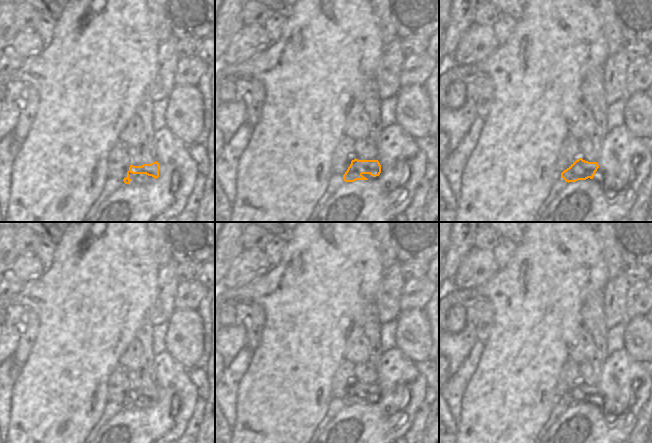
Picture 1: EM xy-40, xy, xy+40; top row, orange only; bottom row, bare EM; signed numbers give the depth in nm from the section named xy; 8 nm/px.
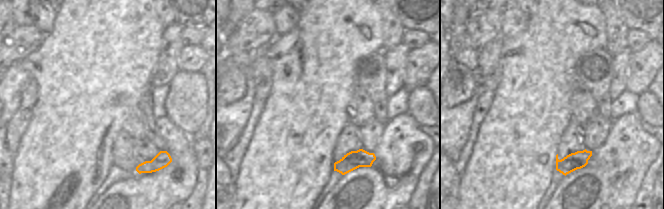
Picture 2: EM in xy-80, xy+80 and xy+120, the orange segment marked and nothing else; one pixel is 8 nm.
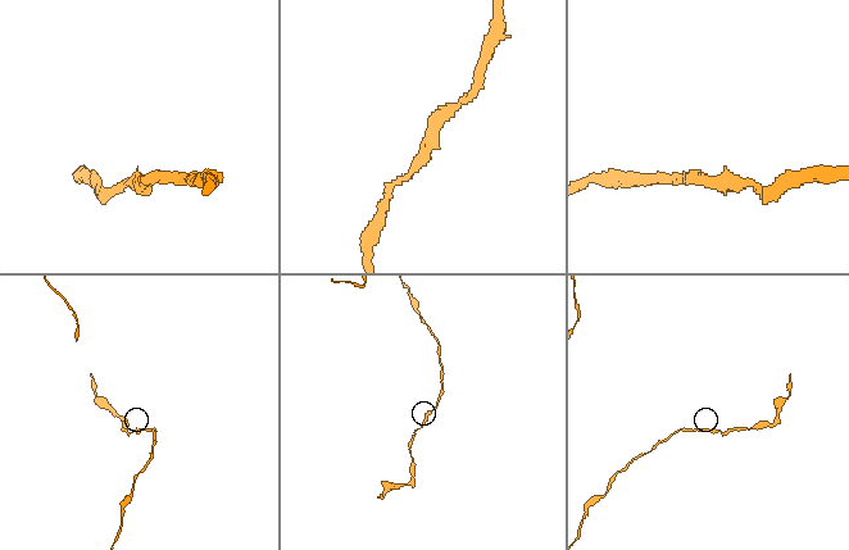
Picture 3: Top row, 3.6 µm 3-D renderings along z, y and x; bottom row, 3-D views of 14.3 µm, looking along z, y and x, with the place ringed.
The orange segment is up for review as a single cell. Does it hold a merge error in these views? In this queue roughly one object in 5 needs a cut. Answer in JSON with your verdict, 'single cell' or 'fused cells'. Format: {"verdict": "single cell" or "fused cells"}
{"verdict": "single cell"}

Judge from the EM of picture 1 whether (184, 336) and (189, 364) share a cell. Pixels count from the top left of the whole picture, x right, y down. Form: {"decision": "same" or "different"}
{"decision": "same"}

